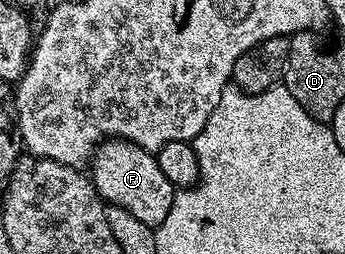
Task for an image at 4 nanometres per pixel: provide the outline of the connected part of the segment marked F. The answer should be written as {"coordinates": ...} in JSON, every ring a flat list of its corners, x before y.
{"coordinates":[[110,138,96,149,96,156,91,180,102,201,109,200,105,202,118,208,126,208,128,212,135,214,135,218,139,218,139,222,150,226,161,224,163,218,167,218,173,205,175,186,163,174,154,153]]}

